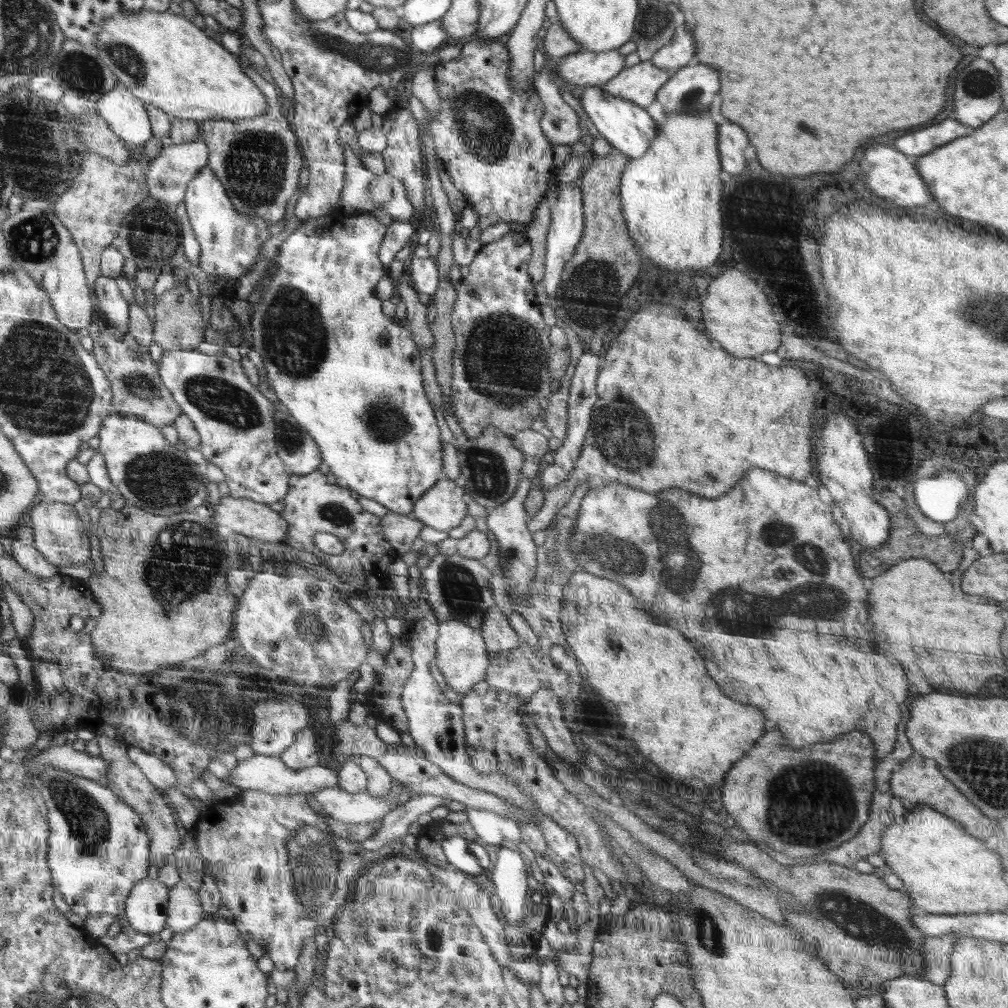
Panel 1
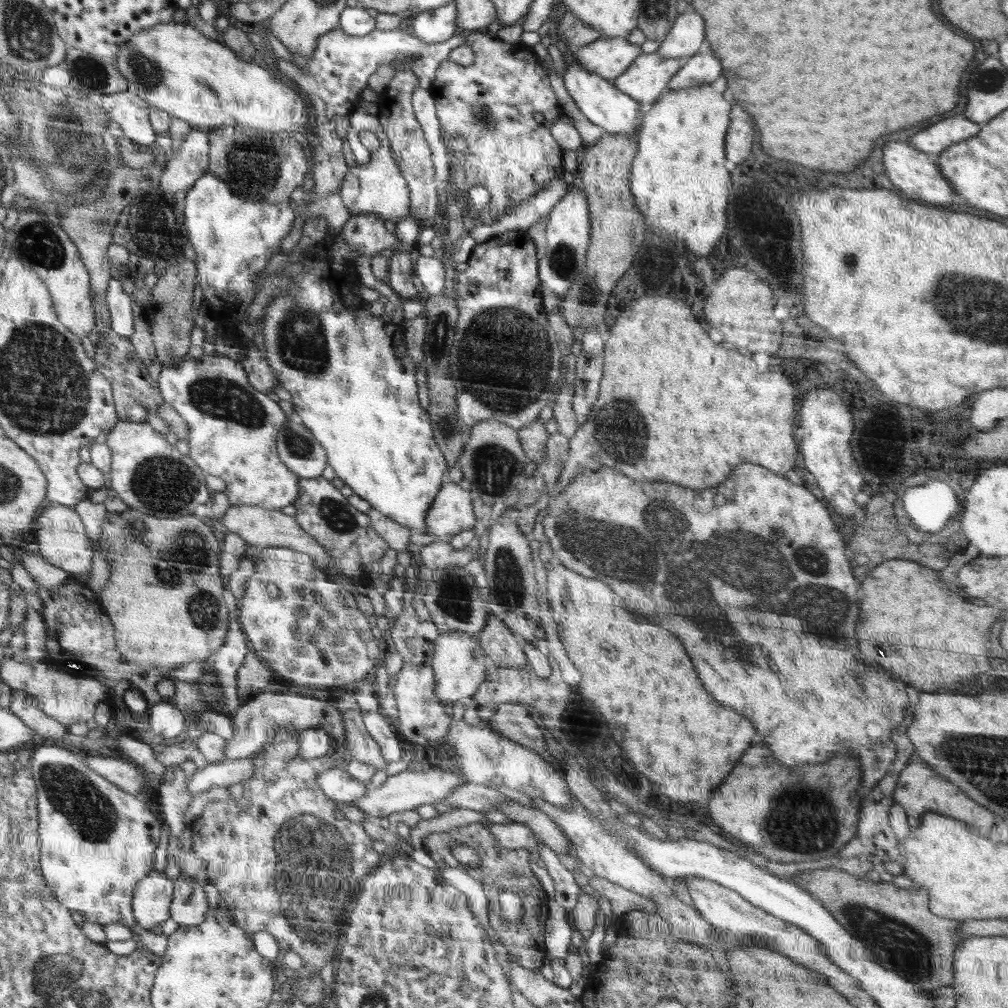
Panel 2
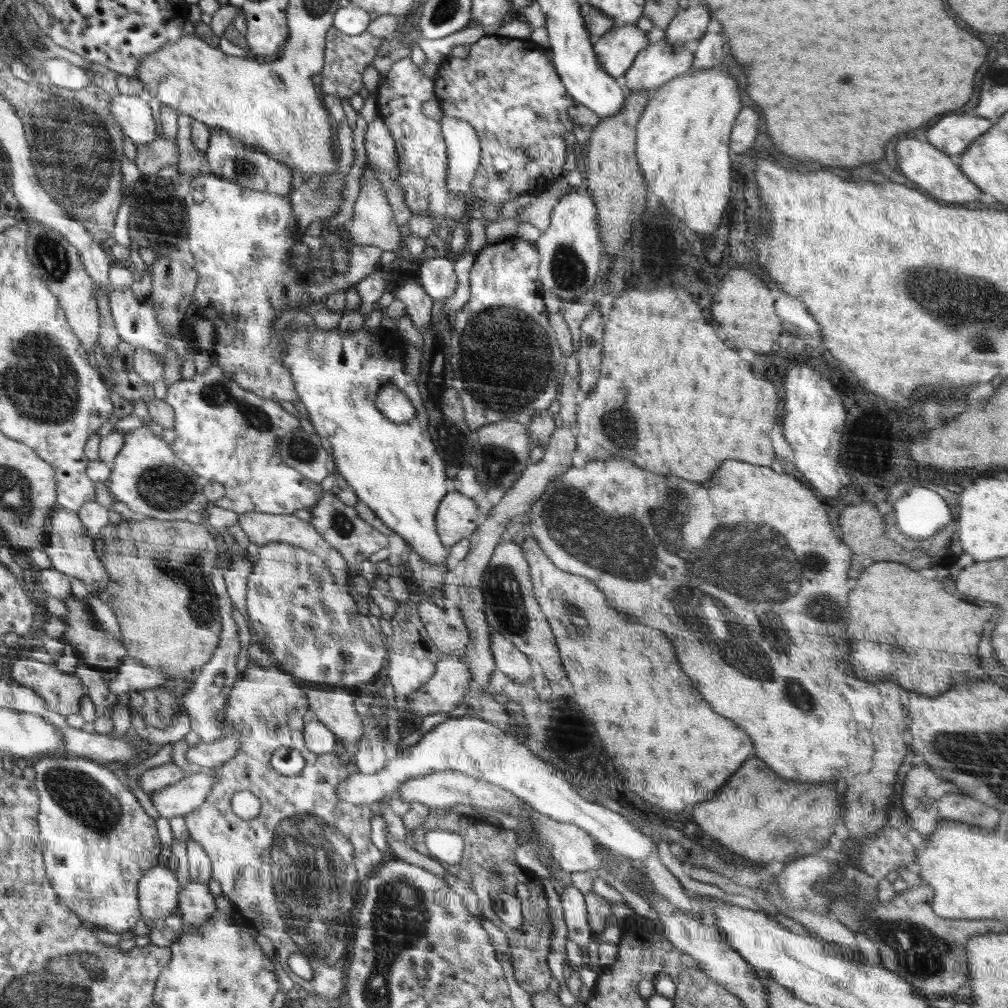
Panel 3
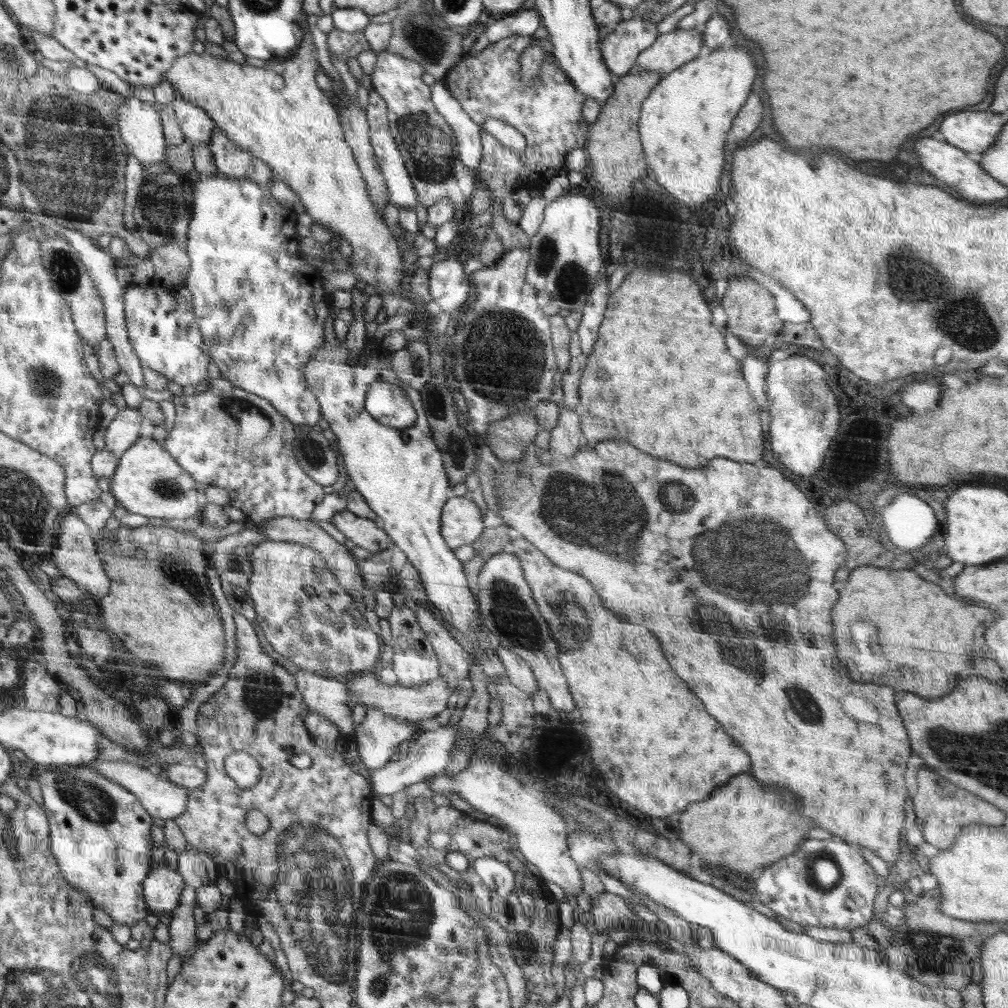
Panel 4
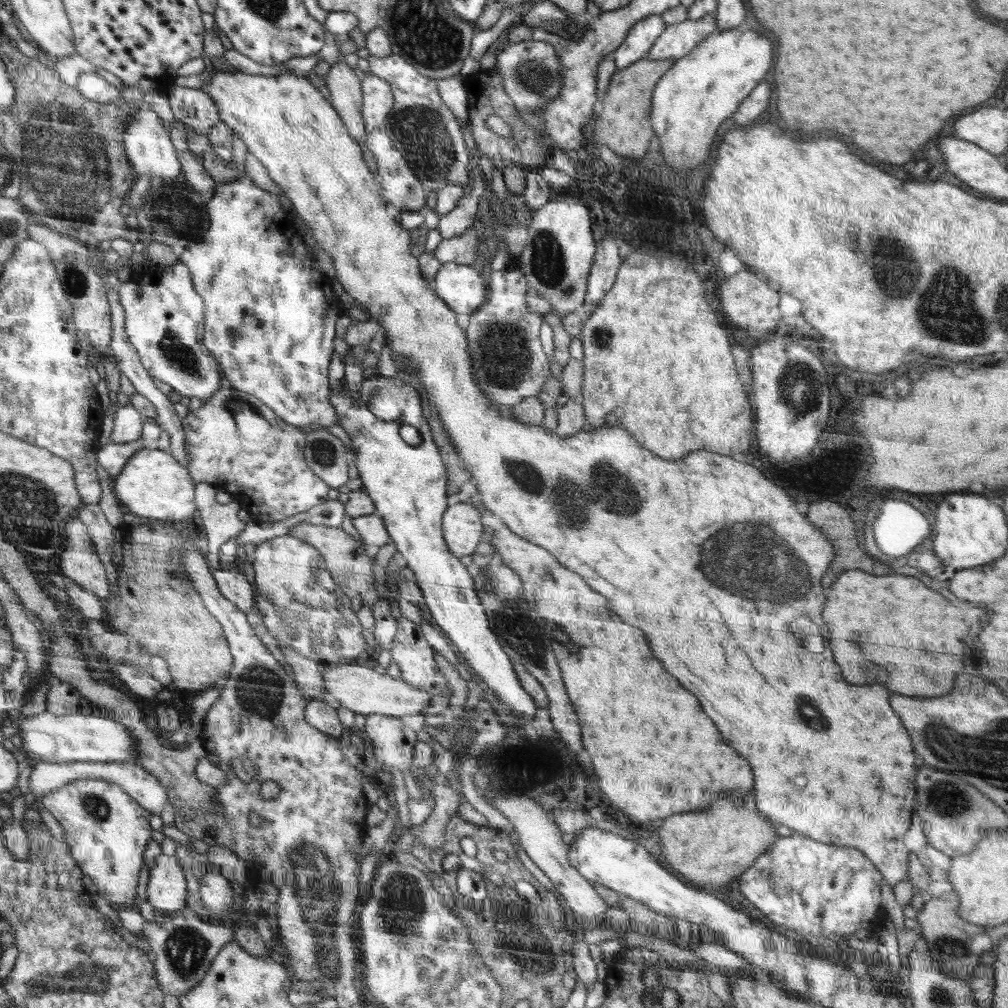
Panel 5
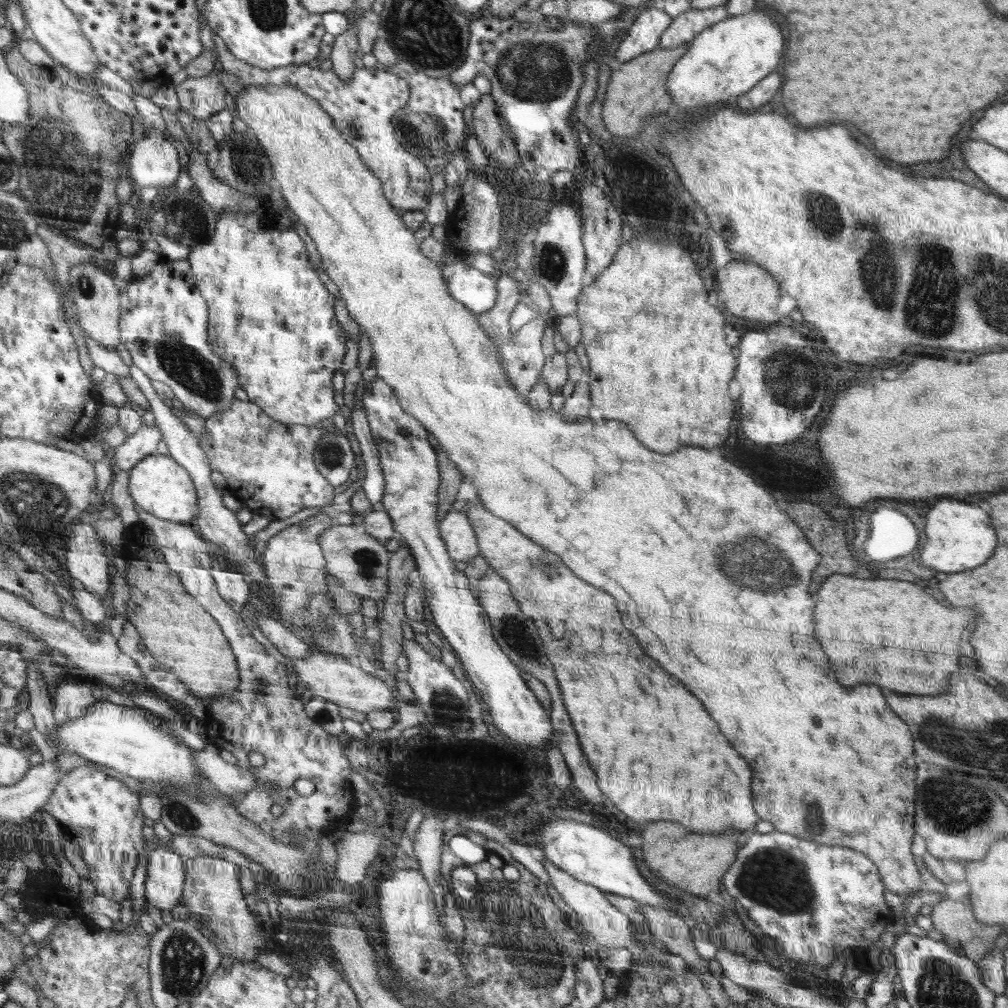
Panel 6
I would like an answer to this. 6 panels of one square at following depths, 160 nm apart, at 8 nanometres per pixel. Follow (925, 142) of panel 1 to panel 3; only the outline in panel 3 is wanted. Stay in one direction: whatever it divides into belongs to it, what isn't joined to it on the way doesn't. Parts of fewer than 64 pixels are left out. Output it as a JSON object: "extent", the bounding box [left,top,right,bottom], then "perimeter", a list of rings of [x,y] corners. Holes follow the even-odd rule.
{"extent":[926,114,998,157],"perimeter":[[[952,114],[934,124],[926,132],[926,140],[938,150],[957,157],[966,151],[974,140],[992,128],[998,119],[998,116],[982,118],[970,114]]]}

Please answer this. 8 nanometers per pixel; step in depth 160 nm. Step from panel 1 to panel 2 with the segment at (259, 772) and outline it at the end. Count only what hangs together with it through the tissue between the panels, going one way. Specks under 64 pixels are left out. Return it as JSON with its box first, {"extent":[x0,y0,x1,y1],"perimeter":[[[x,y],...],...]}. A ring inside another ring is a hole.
{"extent":[186,757,370,804],"perimeter":[[[252,757],[226,760],[220,764],[207,764],[186,780],[187,791],[195,798],[198,794],[215,787],[228,787],[244,783],[254,775]],[[328,768],[322,771],[319,779],[321,789],[332,802],[346,802],[351,804],[354,799],[367,793],[370,785],[352,779],[348,772],[338,768]]]}

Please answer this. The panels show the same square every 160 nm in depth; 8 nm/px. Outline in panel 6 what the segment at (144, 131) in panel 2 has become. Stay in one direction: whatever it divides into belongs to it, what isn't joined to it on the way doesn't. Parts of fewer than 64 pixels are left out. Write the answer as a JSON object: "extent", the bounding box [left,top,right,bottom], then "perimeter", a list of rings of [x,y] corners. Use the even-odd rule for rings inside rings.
{"extent":[128,127,180,188],"perimeter":[[[149,127],[145,137],[135,141],[128,158],[132,181],[139,188],[170,186],[180,174],[180,160],[176,148],[164,140],[159,130]]]}

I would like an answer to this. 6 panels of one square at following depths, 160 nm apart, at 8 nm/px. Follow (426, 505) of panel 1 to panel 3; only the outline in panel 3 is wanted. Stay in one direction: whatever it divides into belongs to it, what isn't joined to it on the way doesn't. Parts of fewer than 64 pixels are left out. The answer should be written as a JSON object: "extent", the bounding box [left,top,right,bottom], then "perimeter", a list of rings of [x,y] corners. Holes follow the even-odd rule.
{"extent":[438,492,480,547],"perimeter":[[[450,492],[442,501],[442,512],[438,512],[438,536],[442,536],[442,544],[447,547],[456,544],[462,538],[468,538],[480,522],[478,508],[472,498]]]}

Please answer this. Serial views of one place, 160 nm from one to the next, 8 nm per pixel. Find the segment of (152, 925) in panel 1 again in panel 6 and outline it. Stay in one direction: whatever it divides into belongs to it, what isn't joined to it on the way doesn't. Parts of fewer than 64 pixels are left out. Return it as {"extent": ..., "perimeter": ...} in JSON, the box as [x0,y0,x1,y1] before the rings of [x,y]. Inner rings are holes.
{"extent":[145,846,184,910],"perimeter":[[[158,846],[149,854],[145,878],[147,904],[171,910],[184,894],[184,864],[180,855]]]}

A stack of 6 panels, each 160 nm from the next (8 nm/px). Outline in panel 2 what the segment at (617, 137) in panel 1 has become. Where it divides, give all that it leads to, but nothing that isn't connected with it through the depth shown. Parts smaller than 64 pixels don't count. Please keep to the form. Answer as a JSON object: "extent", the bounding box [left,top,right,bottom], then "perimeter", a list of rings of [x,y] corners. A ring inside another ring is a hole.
{"extent":[562,44,643,134],"perimeter":[[[568,44],[562,48],[566,73],[563,81],[568,90],[568,94],[581,110],[582,114],[600,126],[608,134],[633,134],[641,130],[643,113],[638,109],[638,103],[629,93],[622,92],[621,89],[614,88],[610,82],[596,72],[590,72],[576,59],[576,52],[579,47]]]}

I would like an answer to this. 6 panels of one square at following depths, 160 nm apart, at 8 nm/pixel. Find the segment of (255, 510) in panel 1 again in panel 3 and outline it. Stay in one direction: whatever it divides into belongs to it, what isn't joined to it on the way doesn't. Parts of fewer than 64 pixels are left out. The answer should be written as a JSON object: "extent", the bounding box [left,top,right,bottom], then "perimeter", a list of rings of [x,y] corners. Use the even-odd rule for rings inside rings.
{"extent":[237,511,348,585],"perimeter":[[[256,511],[242,513],[237,520],[238,526],[244,530],[248,536],[249,542],[256,544],[258,547],[268,543],[282,541],[286,544],[298,545],[300,548],[309,549],[310,552],[317,554],[325,560],[328,571],[332,573],[334,580],[339,585],[348,584],[348,574],[346,574],[345,557],[338,552],[338,549],[326,541],[324,537],[307,521],[304,521],[295,515],[268,514]]]}

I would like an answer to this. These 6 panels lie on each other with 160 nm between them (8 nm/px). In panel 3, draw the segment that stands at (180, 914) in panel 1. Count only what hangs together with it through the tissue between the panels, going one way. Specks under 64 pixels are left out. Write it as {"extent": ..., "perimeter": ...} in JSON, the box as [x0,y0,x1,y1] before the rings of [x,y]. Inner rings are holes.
{"extent":[179,879,214,925],"perimeter":[[[190,879],[187,883],[180,883],[181,896],[179,913],[182,914],[184,923],[202,925],[212,916],[214,895],[210,892],[206,883],[199,883]]]}

